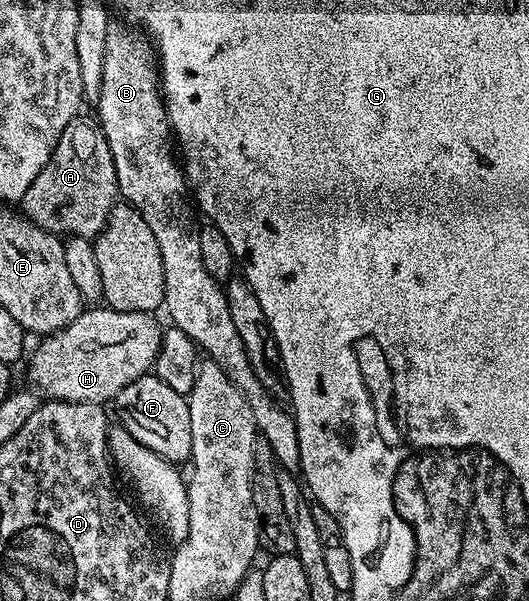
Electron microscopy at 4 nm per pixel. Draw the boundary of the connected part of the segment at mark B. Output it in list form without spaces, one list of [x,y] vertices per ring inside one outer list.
[[[111,27],[108,42],[104,50],[104,70],[100,82],[100,98],[96,101],[98,108],[97,123],[106,135],[108,146],[112,150],[112,158],[118,175],[118,191],[121,199],[130,204],[148,222],[148,230],[156,234],[156,246],[160,246],[160,258],[164,262],[164,284],[166,286],[166,302],[164,312],[171,316],[173,327],[184,330],[188,338],[192,338],[203,353],[206,352],[211,361],[228,374],[228,378],[243,392],[246,401],[252,406],[252,414],[256,426],[260,429],[261,439],[270,447],[270,452],[278,460],[287,460],[294,466],[300,458],[300,442],[298,441],[298,423],[293,415],[281,408],[279,401],[256,378],[252,362],[248,360],[248,350],[240,340],[240,333],[232,322],[232,314],[228,310],[226,293],[223,285],[214,280],[212,274],[204,268],[200,252],[199,223],[196,224],[195,209],[188,200],[190,188],[184,175],[184,168],[176,159],[173,128],[166,113],[166,105],[160,87],[160,65],[156,59],[156,49],[145,35],[137,36],[126,28]]]

